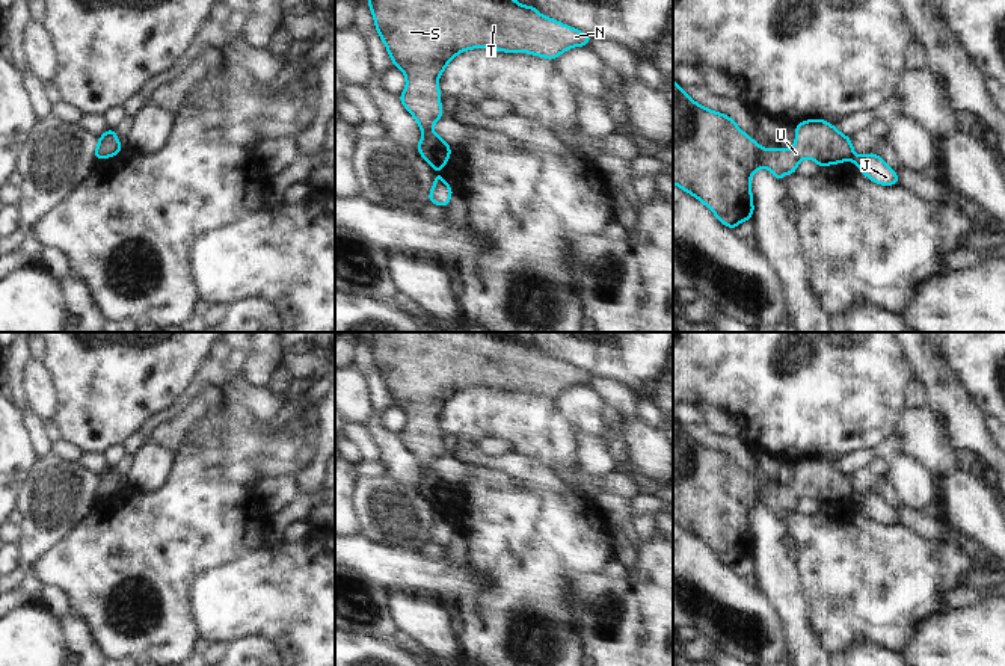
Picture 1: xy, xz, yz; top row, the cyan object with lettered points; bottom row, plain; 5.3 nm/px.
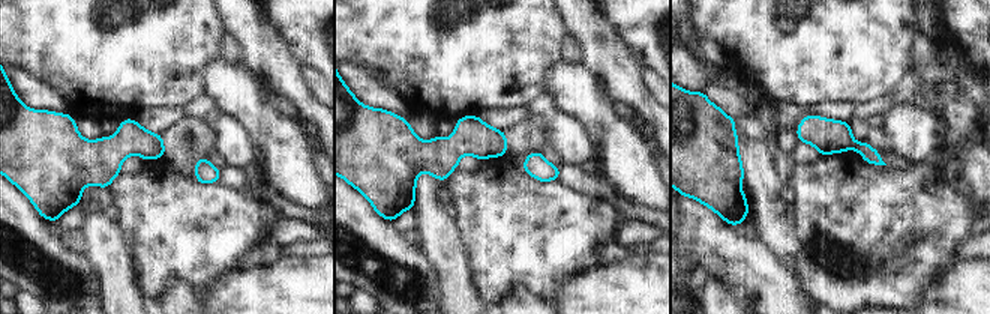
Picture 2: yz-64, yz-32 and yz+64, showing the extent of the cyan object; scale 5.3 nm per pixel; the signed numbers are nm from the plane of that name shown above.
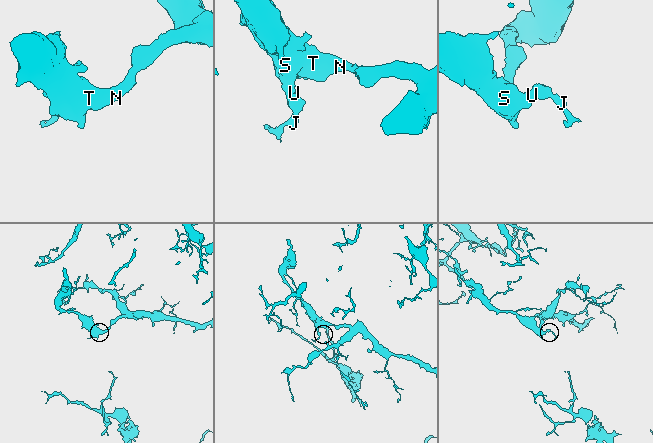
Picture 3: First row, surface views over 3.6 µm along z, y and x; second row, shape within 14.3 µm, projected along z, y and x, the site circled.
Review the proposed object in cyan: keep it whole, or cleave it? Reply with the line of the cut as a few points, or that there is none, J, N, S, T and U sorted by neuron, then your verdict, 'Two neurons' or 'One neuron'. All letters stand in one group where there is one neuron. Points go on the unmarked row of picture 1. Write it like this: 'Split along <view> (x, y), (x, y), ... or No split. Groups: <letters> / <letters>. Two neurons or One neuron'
Split along yz (854, 493), (850, 497). Groups: J / N S T U. Two neurons

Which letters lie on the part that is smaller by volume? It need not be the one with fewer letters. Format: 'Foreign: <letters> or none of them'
Foreign: J

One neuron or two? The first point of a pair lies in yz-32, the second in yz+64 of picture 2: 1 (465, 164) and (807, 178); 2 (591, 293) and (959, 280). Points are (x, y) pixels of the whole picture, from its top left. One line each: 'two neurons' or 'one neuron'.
1: two neurons
2: one neuron

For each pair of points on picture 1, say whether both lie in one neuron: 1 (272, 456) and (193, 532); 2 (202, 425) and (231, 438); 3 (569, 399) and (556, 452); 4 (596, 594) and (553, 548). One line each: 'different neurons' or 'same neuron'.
1: different neurons
2: same neuron
3: different neurons
4: different neurons

